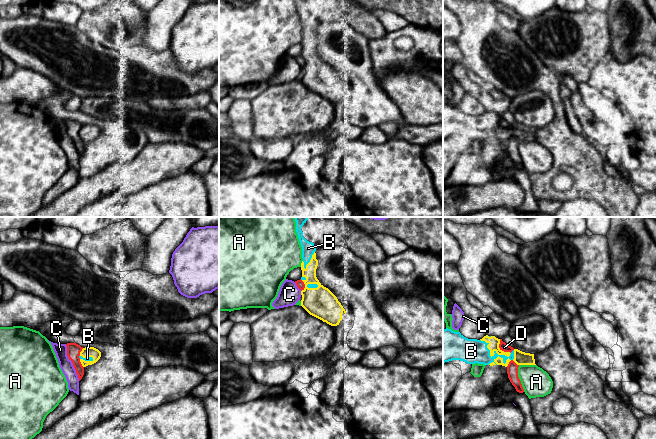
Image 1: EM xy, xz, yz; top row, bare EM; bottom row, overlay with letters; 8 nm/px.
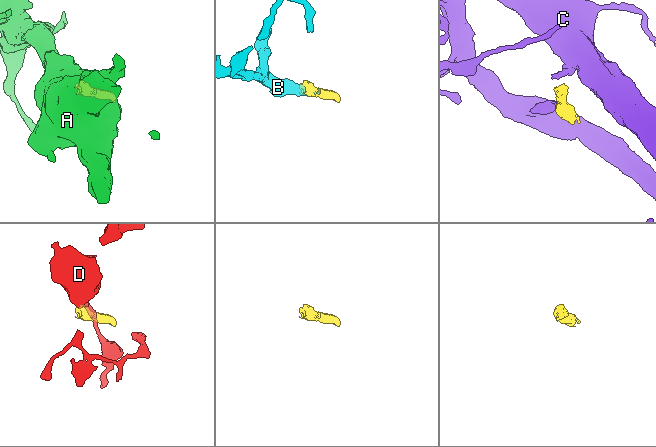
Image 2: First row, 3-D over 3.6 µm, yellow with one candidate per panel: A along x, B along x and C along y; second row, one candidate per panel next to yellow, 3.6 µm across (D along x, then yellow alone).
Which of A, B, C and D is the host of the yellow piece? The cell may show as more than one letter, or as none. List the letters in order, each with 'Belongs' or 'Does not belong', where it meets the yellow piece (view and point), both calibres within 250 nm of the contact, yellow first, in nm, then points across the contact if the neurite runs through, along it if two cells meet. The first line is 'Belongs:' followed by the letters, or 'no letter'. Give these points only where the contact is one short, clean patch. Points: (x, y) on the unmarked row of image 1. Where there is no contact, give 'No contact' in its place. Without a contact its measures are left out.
Belongs: B
A: Does not belong. Touches yellow at yz (527, 140). Thickness 110 nm (yellow) against 240 nm
B: Belongs. Touches yellow at yz (491, 132). Thickness 90 nm (yellow) against 200 nm. Path across: yz (494, 118), (491, 121), (491, 132), (486, 127), (471, 127)
C: Does not belong. Touches yellow at xz (301, 69). Thickness 240 nm (yellow) against 180 nm. Boundary: xz (300, 67), (301, 70)
D: Does not belong. Touches yellow at yz (501, 126). Thickness 90 nm (yellow) against 70 nm. Boundary: yz (499, 115), (499, 123), (510, 129)

